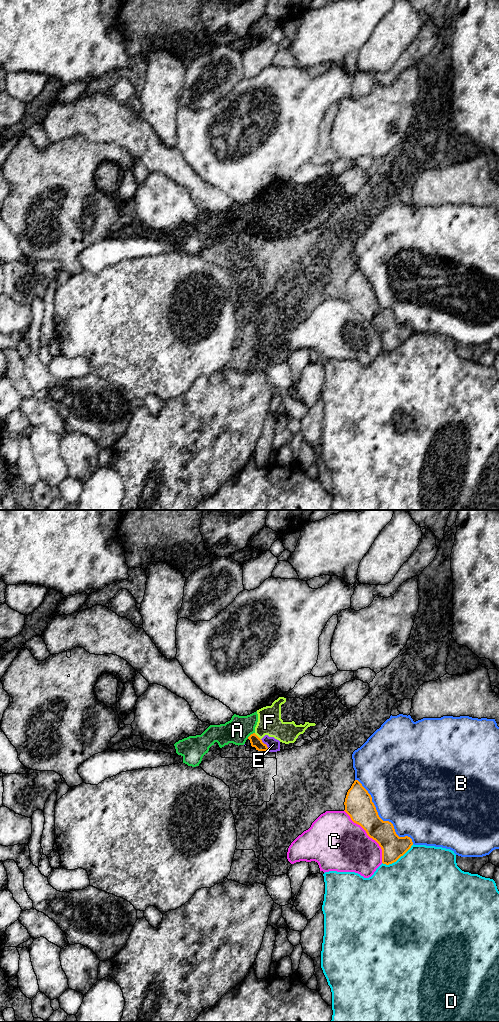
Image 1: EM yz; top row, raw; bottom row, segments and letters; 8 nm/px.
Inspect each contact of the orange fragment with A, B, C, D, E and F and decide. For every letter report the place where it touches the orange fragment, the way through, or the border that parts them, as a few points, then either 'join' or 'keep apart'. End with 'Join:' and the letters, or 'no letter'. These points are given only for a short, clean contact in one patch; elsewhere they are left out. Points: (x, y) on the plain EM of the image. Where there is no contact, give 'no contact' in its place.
A: contact yz (250, 223); border yz (254, 220), (247, 226); keep apart
B: contact yz (380, 306); keep apart
C: contact yz (369, 324); keep apart
D: contact yz (397, 347); keep apart
E: contact yz (266, 233); border yz (260, 227), (268, 238); keep apart
F: contact yz (257, 224); border yz (254, 221), (260, 227); keep apart
Join: no letter

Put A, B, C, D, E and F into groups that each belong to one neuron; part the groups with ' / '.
A E F / B / C / D

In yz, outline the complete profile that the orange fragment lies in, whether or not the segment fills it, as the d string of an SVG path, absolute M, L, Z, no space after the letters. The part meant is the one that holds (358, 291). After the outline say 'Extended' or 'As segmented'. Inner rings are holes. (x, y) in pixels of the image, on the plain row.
M358 268L348 278L344 293L344 299L351 308L360 313L381 335L383 352L396 350L413 333L410 325L399 325L393 312L379 305L371 283Z. As segmented

